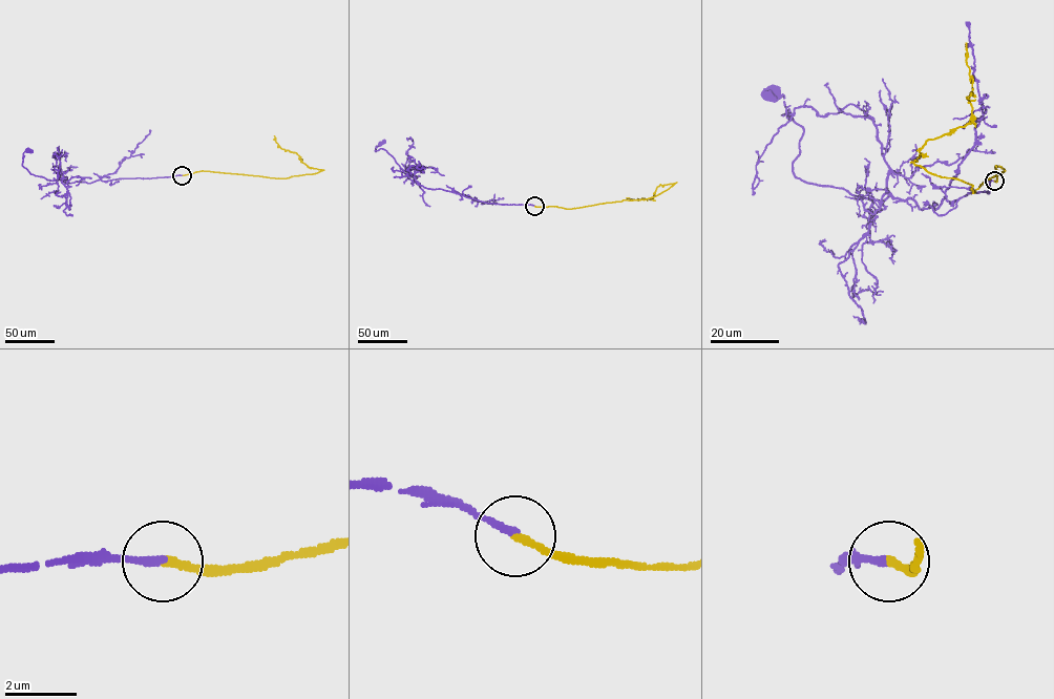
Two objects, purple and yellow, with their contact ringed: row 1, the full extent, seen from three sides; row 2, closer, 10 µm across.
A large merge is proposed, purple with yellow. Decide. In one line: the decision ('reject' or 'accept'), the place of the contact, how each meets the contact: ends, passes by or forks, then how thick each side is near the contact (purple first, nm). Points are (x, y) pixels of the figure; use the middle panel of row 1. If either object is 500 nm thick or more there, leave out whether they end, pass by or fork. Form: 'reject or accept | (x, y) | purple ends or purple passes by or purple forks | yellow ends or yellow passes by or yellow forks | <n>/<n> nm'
accept | (534, 206) | purple ends | yellow ends | 200/200 nm

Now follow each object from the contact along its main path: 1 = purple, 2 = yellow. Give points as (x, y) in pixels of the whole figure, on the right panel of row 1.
1: (994, 181), (989, 192), (945, 196), (935, 209), (807, 184), (793, 173), (803, 128), (774, 92)
2: (994, 181), (996, 165), (1005, 170), (973, 193), (970, 184), (914, 164), (930, 140), (972, 121), (966, 43)

